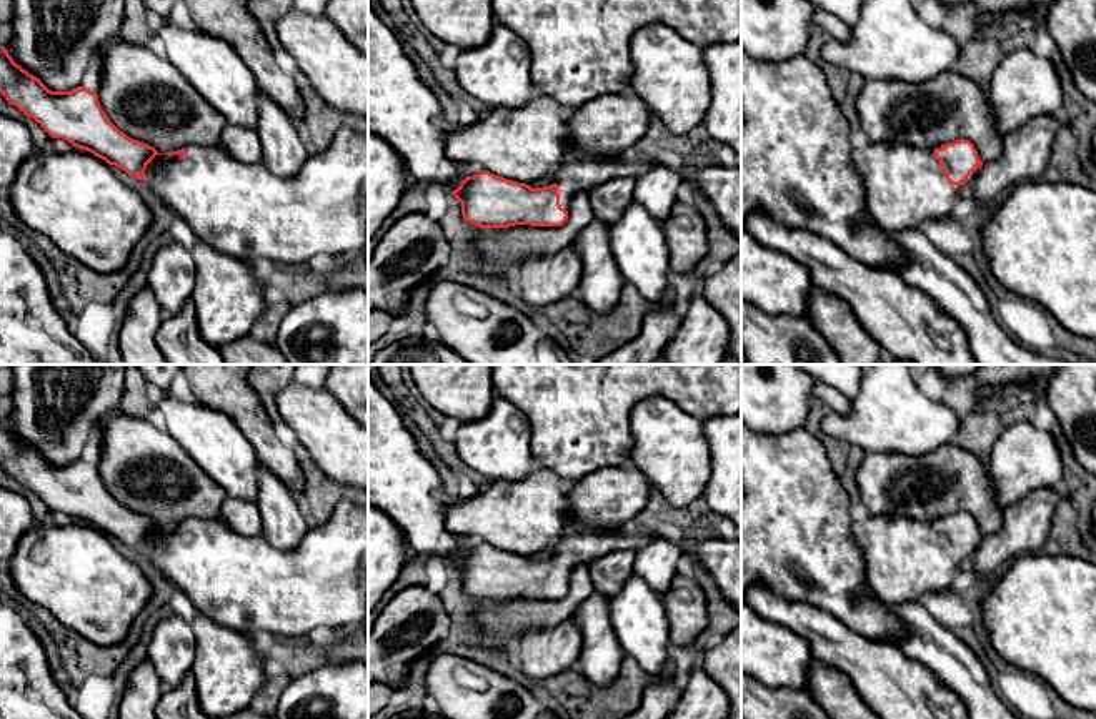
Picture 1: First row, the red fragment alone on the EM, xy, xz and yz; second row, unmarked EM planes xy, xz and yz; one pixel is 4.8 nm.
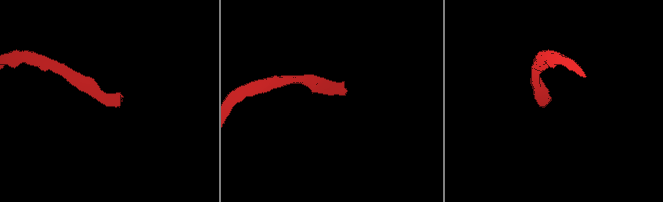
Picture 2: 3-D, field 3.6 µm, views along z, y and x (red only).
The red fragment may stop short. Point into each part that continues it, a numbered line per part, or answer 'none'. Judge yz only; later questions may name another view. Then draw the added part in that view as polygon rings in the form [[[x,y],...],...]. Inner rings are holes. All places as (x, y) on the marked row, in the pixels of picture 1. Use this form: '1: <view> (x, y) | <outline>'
1: yz (905, 187) | [[[868,141],[851,150],[851,161],[864,183],[866,210],[884,233],[916,230],[929,220],[948,220],[963,190],[978,178],[979,165],[959,185],[951,185],[939,168],[934,148],[914,148],[909,145]]]

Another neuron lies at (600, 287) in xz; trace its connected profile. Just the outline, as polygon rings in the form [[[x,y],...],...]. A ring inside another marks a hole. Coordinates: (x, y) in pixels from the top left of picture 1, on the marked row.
[[[591,220],[571,243],[581,261],[581,280],[576,293],[581,301],[598,313],[611,311],[626,281],[613,260],[610,228],[603,220]]]

